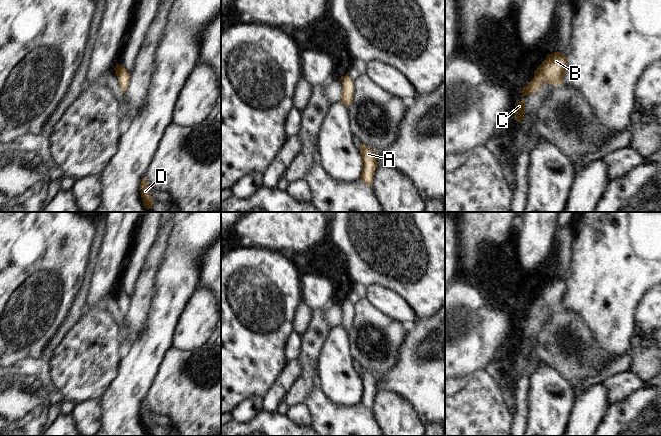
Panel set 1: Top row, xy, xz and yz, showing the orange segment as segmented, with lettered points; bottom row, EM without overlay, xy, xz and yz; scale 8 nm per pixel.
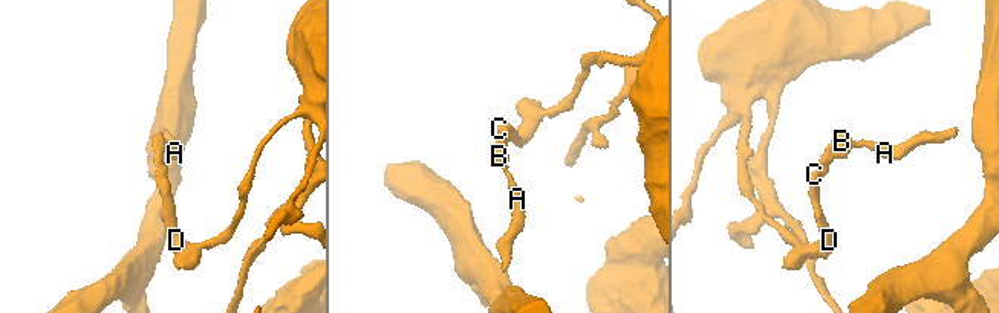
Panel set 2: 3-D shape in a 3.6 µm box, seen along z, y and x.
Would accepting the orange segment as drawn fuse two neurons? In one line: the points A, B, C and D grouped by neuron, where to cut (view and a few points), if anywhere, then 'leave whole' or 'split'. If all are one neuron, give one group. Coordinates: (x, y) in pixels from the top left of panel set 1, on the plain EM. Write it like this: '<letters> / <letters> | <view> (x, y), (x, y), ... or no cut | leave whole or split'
A B C D | no cut | leave whole

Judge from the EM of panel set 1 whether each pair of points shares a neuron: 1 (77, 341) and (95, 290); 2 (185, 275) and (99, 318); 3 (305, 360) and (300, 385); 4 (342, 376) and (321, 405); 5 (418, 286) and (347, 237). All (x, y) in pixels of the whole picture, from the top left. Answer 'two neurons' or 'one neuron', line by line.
1: two neurons
2: two neurons
3: one neuron
4: two neurons
5: one neuron

